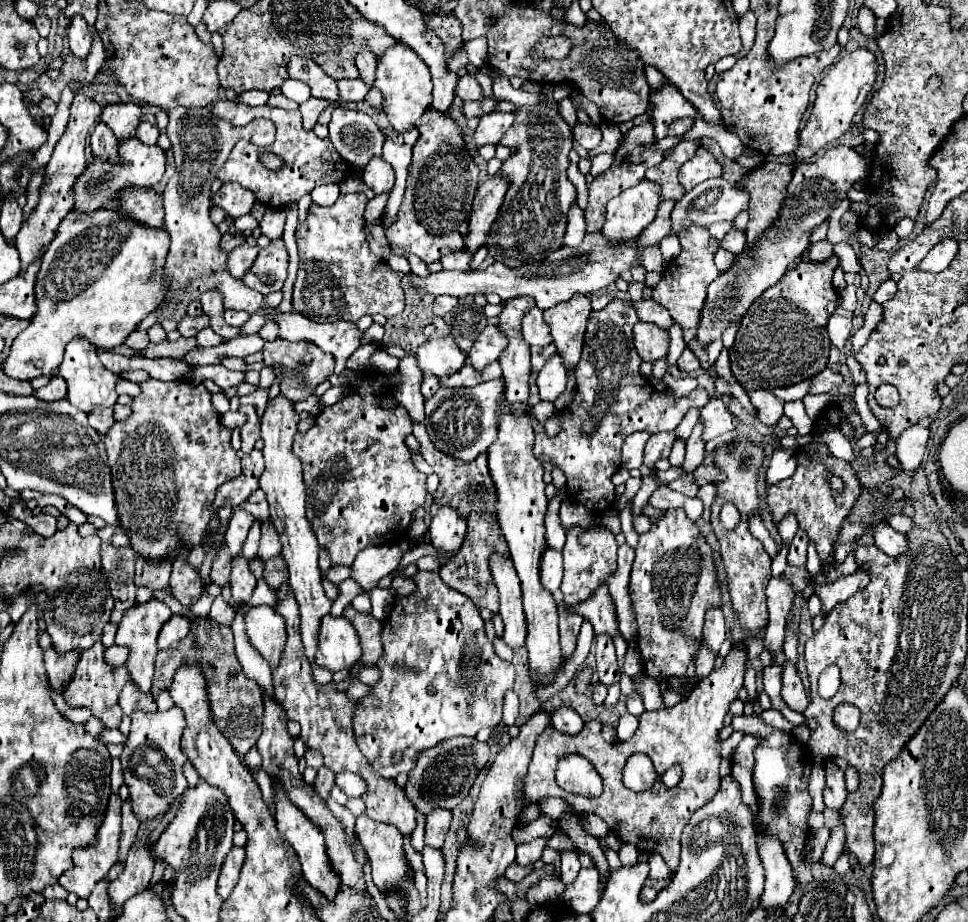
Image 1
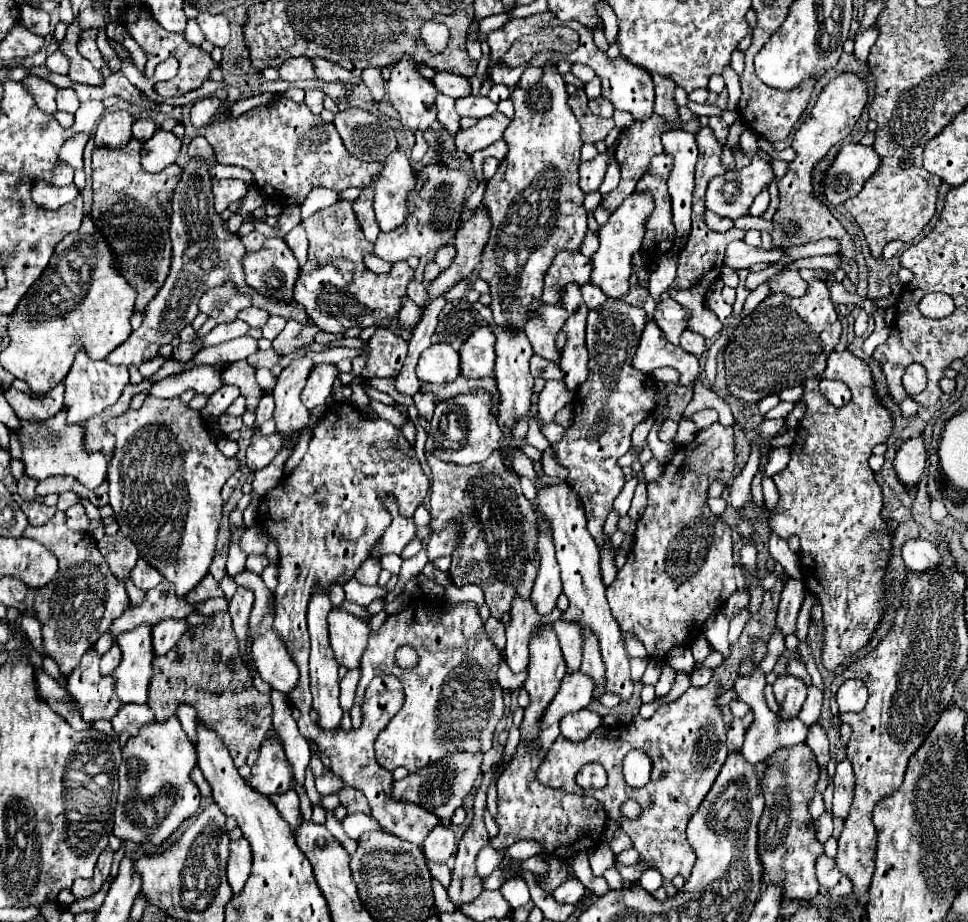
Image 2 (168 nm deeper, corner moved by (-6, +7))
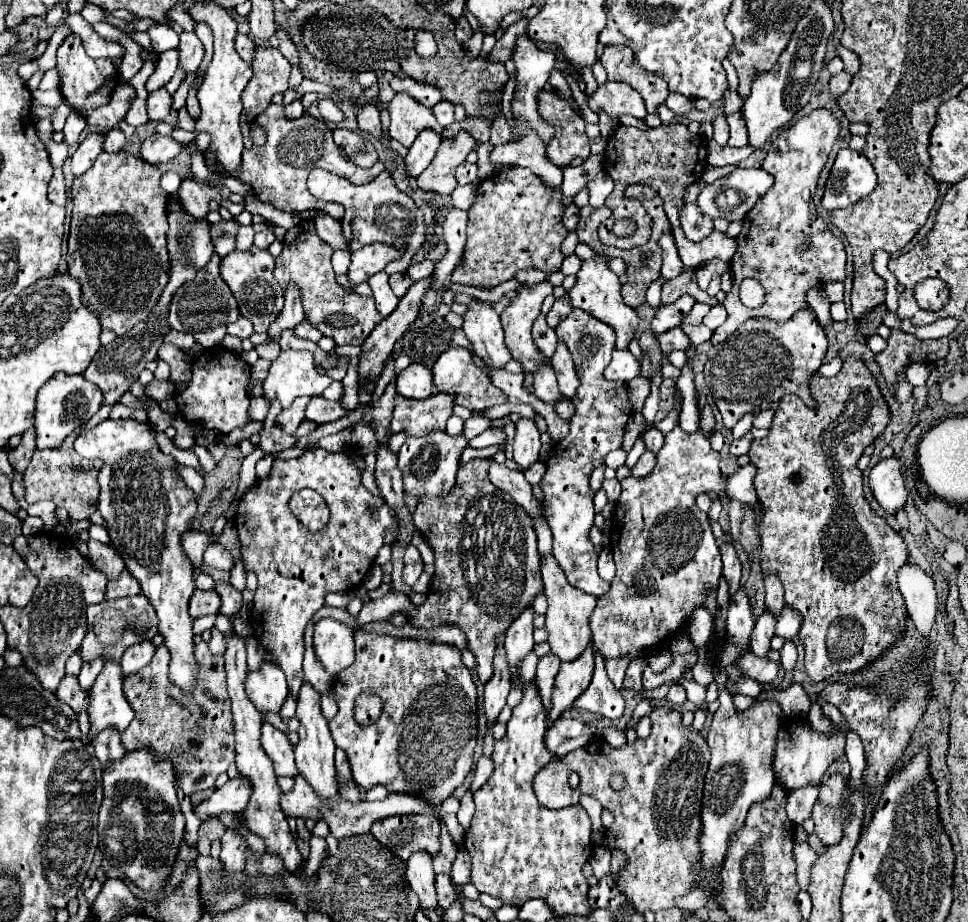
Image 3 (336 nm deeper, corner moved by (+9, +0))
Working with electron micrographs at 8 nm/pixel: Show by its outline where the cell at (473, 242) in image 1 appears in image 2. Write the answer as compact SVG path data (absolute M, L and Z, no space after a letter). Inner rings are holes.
M481 207L473 211L473 215L467 221L463 221L463 225L455 233L455 247L457 247L455 261L445 271L441 271L439 277L427 287L429 299L447 293L455 283L473 273L473 269L479 265L479 257L483 253L489 229L491 229L491 219Z

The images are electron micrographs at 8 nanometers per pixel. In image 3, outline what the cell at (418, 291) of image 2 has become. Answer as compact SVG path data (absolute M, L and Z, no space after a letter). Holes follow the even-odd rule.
M316 216L314 218L316 224L316 232L318 236L334 250L350 250L350 246L346 244L346 238L342 234L342 224L340 220L332 218L332 216Z

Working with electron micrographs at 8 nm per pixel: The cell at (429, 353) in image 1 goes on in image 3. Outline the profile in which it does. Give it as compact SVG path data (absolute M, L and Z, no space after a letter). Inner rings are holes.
M410 364L406 370L402 370L396 378L396 390L402 396L410 396L416 400L424 400L432 394L434 382L432 382L432 370L424 364Z

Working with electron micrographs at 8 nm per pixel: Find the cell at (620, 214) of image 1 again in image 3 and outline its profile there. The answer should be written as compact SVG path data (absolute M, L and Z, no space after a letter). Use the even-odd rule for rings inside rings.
M596 254L596 258L582 262L582 268L576 274L576 284L568 294L576 308L590 312L592 316L596 316L598 320L606 322L608 326L612 326L616 330L616 348L626 348L638 326L638 316L630 306L626 306L622 302L620 288L622 288L622 284L618 280L618 276L608 268L608 256Z

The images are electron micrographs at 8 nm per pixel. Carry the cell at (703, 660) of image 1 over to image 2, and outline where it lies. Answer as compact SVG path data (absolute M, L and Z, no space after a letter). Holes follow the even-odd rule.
M697 669L693 675L691 675L691 685L693 687L703 687L711 681L711 675L713 671L711 669Z

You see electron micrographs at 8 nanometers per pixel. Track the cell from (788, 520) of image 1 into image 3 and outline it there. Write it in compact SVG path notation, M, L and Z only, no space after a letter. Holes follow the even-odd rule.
M766 574L764 578L766 584L766 606L772 608L772 612L778 616L780 608L784 606L784 586L778 574Z

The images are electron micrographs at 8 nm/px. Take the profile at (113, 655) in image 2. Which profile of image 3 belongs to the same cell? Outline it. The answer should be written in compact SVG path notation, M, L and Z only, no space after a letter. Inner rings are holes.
M100 658L100 660L94 660L94 662L84 662L84 666L82 666L80 674L78 674L78 680L80 680L80 686L82 686L84 690L90 690L90 688L92 688L92 684L94 684L96 676L100 674L102 666L104 666L102 658Z

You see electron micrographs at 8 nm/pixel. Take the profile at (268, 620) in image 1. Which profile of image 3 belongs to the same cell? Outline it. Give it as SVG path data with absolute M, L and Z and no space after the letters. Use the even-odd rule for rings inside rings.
M262 662L258 670L246 674L246 694L260 712L278 712L288 696L286 676L278 664Z

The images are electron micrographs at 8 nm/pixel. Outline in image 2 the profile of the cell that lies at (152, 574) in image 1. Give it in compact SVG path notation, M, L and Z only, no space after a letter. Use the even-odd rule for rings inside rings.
M139 559L137 565L135 565L133 571L131 571L131 581L133 581L133 585L135 585L137 589L149 591L149 589L157 587L157 585L163 581L163 577L161 577L159 571L151 569L151 565L147 565L147 561Z

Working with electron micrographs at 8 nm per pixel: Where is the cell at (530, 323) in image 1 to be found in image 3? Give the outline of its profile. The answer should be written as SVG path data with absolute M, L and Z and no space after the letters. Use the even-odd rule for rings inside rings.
M540 362L536 366L536 372L532 372L534 376L534 394L544 400L544 402L554 402L560 396L558 390L558 382L556 382L556 374L552 370L550 364Z

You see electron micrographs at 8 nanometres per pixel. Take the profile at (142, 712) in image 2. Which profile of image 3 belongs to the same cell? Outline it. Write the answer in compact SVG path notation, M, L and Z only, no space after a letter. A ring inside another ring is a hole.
M116 728L102 730L90 742L96 748L96 756L100 758L102 766L106 766L108 760L118 760L118 758L122 758L126 754L126 748L124 748L124 744L120 740L120 732Z

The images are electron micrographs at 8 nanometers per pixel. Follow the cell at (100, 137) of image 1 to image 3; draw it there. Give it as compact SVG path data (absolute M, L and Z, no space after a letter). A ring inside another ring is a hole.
M102 152L94 166L74 178L72 186L72 224L68 238L68 272L82 282L84 304L100 316L102 328L124 334L138 322L148 318L148 312L158 302L164 284L168 282L168 250L166 250L166 206L168 194L160 188L162 172L156 166L140 162L128 152Z

